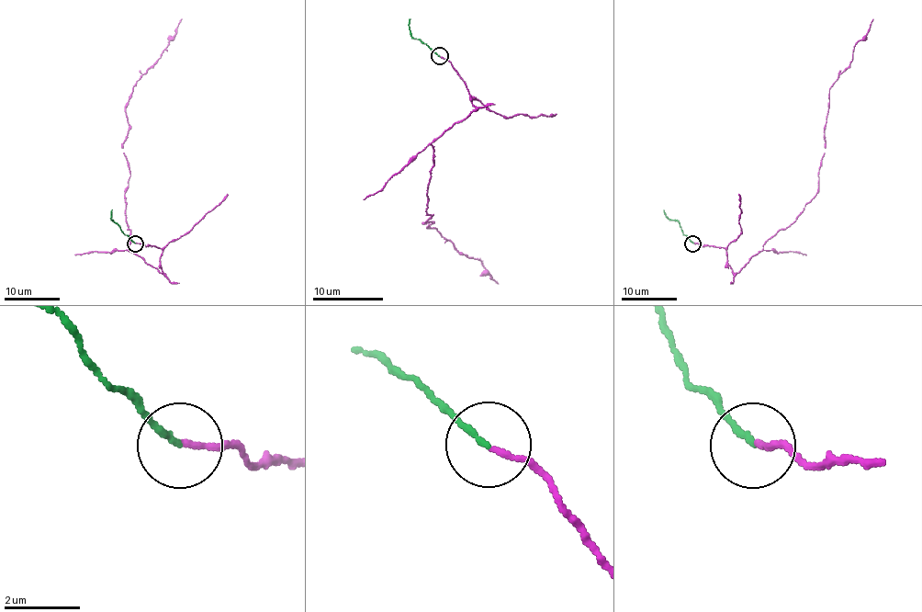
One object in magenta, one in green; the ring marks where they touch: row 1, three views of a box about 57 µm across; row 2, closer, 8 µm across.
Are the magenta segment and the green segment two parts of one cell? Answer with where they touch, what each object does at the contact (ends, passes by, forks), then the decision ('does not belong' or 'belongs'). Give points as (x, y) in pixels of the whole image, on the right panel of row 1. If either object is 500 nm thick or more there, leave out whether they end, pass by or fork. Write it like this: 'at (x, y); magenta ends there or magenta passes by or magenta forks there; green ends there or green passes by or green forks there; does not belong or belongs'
at (692, 243); magenta ends there; green ends there; belongs

